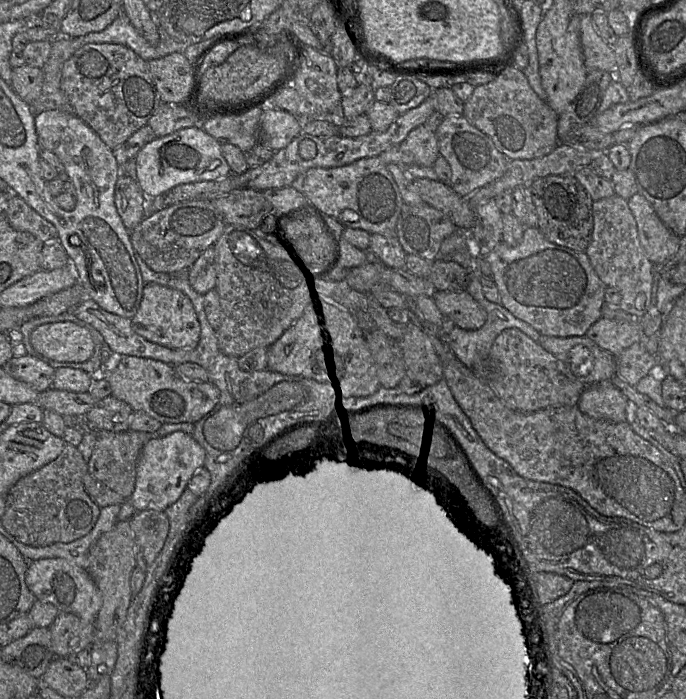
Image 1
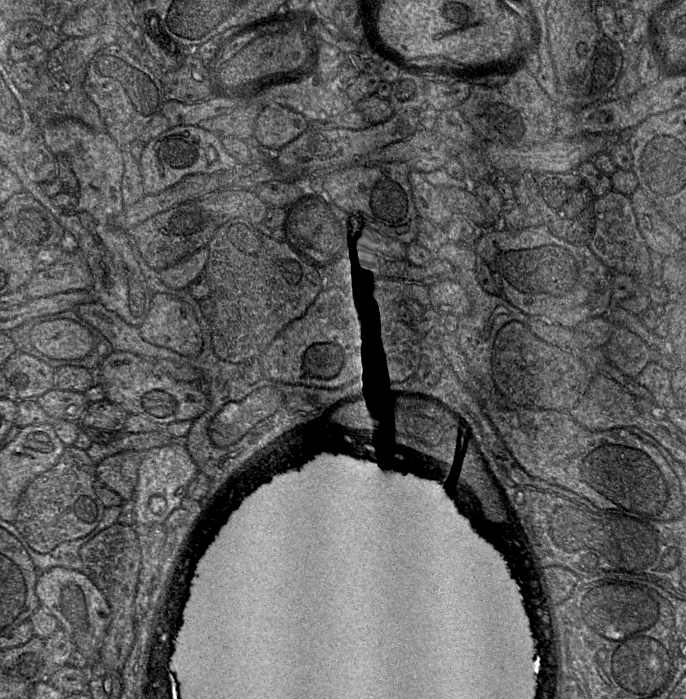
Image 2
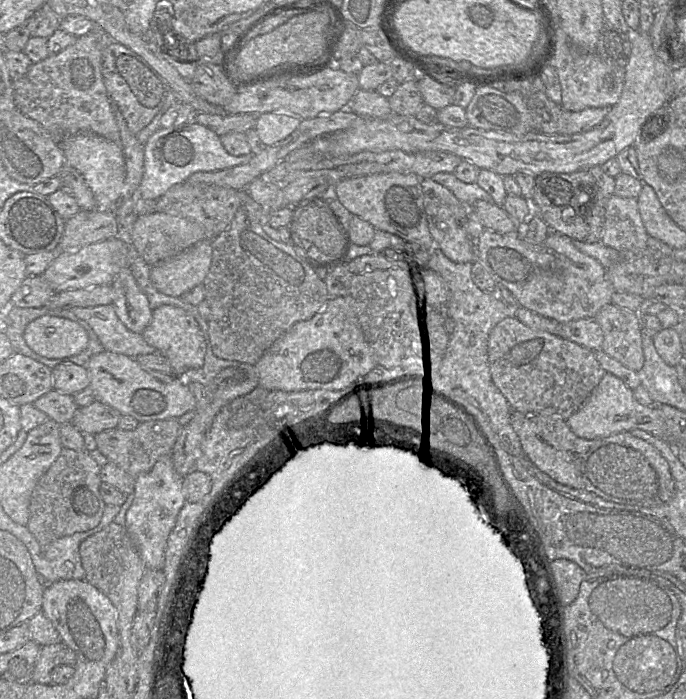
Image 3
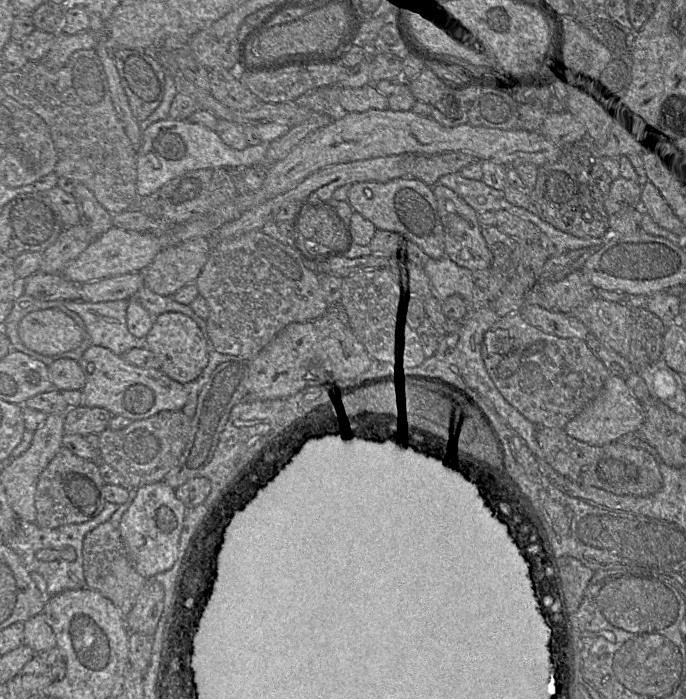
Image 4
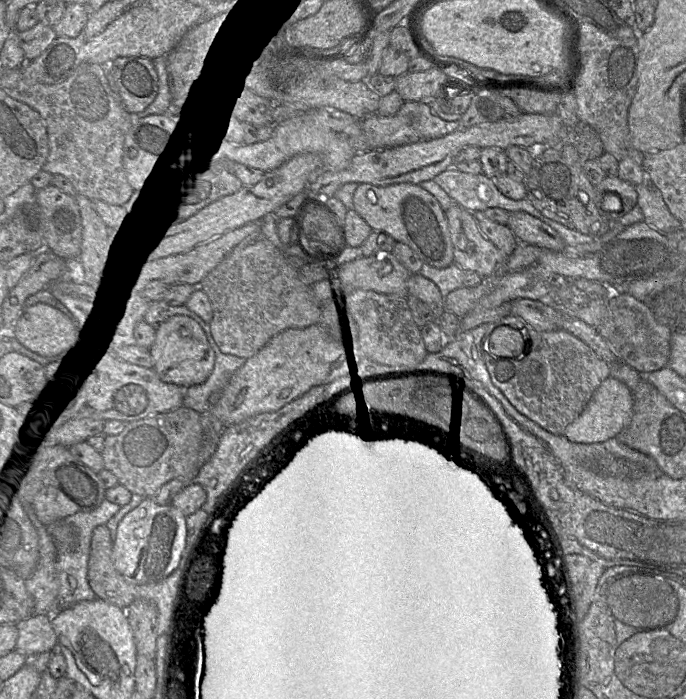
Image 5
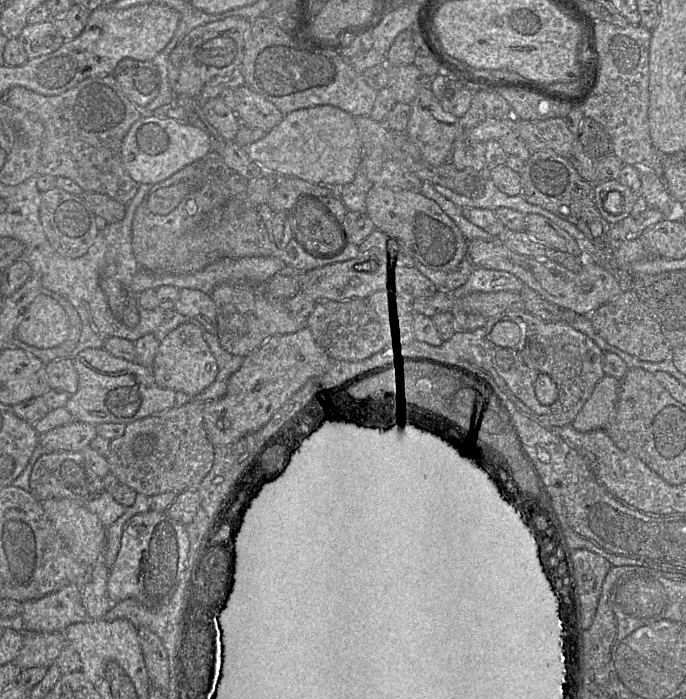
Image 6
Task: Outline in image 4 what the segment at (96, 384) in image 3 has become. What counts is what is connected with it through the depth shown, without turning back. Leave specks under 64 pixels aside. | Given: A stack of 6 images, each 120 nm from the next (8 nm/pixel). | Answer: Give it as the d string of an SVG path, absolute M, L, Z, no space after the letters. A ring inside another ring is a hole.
M90 346L78 363L85 375L85 386L81 390L82 402L80 406L104 408L113 416L123 416L135 421L149 418L161 411L180 411L186 404L188 394L183 384L172 380L160 369L143 369L134 366L107 348Z

